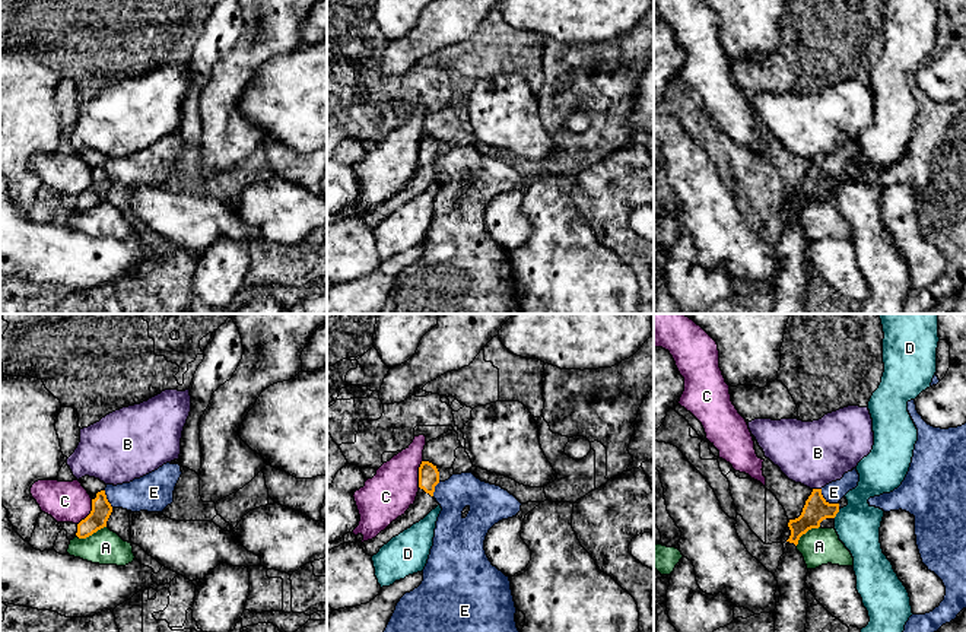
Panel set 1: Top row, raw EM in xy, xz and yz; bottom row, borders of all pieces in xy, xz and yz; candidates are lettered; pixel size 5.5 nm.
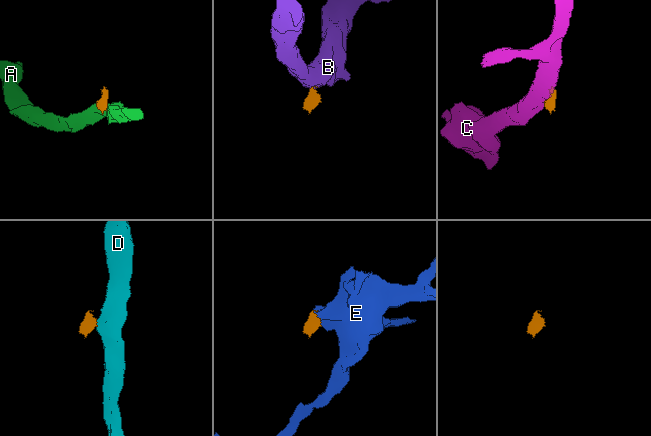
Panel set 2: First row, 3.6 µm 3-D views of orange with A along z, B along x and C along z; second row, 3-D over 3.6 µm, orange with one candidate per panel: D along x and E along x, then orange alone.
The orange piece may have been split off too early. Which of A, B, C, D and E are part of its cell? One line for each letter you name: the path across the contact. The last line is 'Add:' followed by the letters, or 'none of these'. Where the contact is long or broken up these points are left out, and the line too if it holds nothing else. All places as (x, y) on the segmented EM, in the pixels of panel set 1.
Add: none of these

